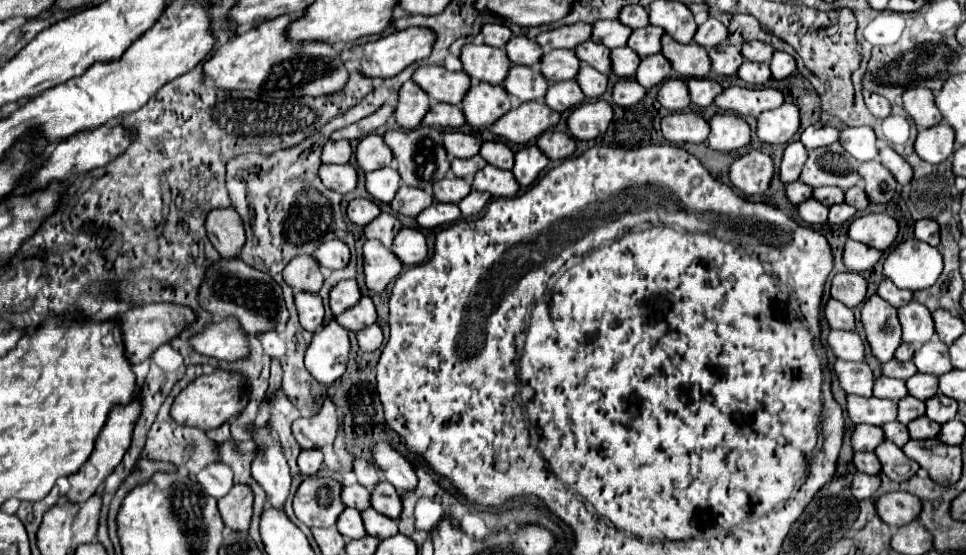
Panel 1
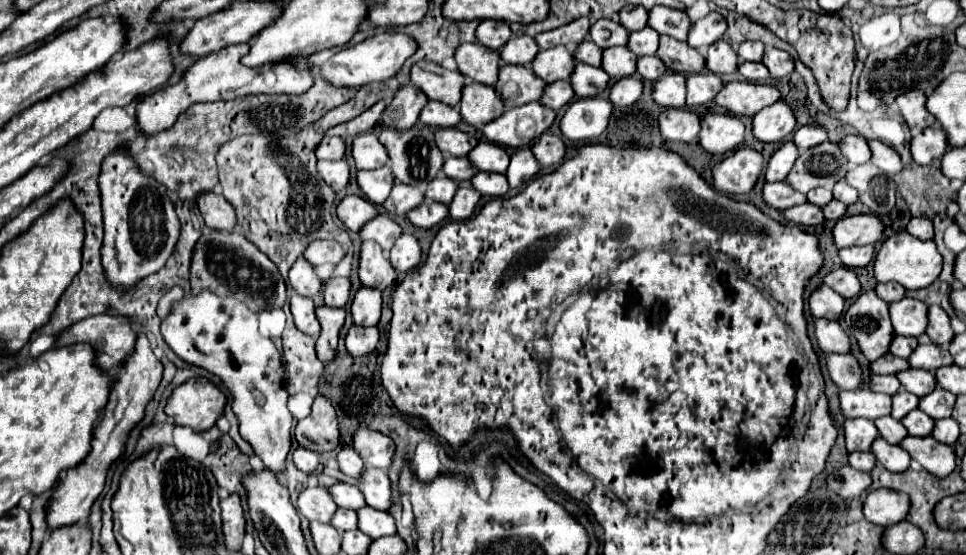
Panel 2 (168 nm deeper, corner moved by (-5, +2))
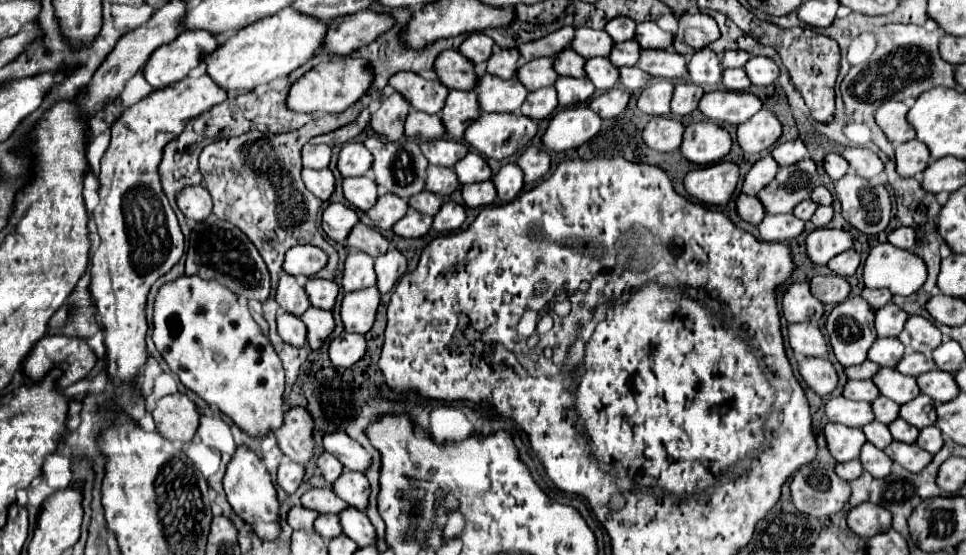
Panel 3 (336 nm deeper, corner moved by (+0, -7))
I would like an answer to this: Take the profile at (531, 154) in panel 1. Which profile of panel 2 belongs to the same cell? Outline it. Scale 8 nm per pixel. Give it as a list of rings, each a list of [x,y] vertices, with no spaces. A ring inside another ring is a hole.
[[[523,148],[523,150],[517,150],[517,152],[511,156],[511,164],[509,164],[505,176],[507,176],[509,188],[521,188],[521,186],[525,186],[537,172],[539,172],[539,164],[537,164],[535,156],[531,154],[529,148]]]

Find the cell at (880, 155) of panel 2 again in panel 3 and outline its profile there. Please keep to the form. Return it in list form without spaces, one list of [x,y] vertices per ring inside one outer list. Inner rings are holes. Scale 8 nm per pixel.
[[[850,147],[842,155],[850,163],[852,171],[856,171],[864,179],[872,179],[872,177],[876,177],[878,173],[884,171],[884,163],[880,161],[880,157],[872,149]]]

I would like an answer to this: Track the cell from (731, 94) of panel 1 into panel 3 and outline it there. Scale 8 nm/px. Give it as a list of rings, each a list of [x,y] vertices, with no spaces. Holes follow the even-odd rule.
[[[712,91],[702,97],[698,109],[706,119],[716,123],[740,125],[762,109],[762,101],[752,93]]]

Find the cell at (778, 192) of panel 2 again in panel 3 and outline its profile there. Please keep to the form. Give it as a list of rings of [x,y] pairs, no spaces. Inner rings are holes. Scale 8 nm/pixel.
[[[740,195],[738,197],[738,201],[736,201],[736,205],[738,205],[738,215],[742,217],[742,219],[746,219],[746,221],[750,221],[750,223],[760,223],[762,219],[764,219],[764,211],[762,211],[762,203],[758,203],[758,197],[752,197],[752,195]]]

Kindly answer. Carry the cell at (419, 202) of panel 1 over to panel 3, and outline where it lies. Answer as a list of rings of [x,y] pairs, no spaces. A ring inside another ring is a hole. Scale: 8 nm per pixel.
[[[382,193],[376,201],[376,205],[368,211],[368,217],[372,219],[372,223],[378,229],[392,229],[394,223],[398,223],[398,219],[402,219],[408,213],[408,201],[398,197],[398,195],[390,195],[390,193]]]

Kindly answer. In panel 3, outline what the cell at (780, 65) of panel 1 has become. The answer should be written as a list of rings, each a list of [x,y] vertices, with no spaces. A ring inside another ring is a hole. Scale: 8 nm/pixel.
[[[752,57],[746,63],[744,71],[746,71],[746,75],[750,77],[750,81],[754,85],[772,85],[780,77],[778,65],[772,59],[768,59],[768,57]]]

